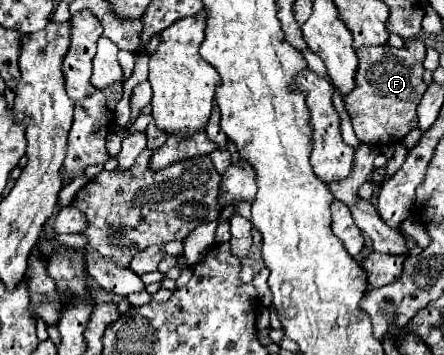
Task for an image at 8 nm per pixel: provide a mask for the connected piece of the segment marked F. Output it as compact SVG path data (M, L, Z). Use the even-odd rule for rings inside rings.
M418 39L406 41L406 49L392 45L384 47L360 47L356 87L346 95L346 109L352 117L352 127L360 143L366 145L390 145L402 141L410 129L418 125L416 105L426 91L422 79L426 47Z

